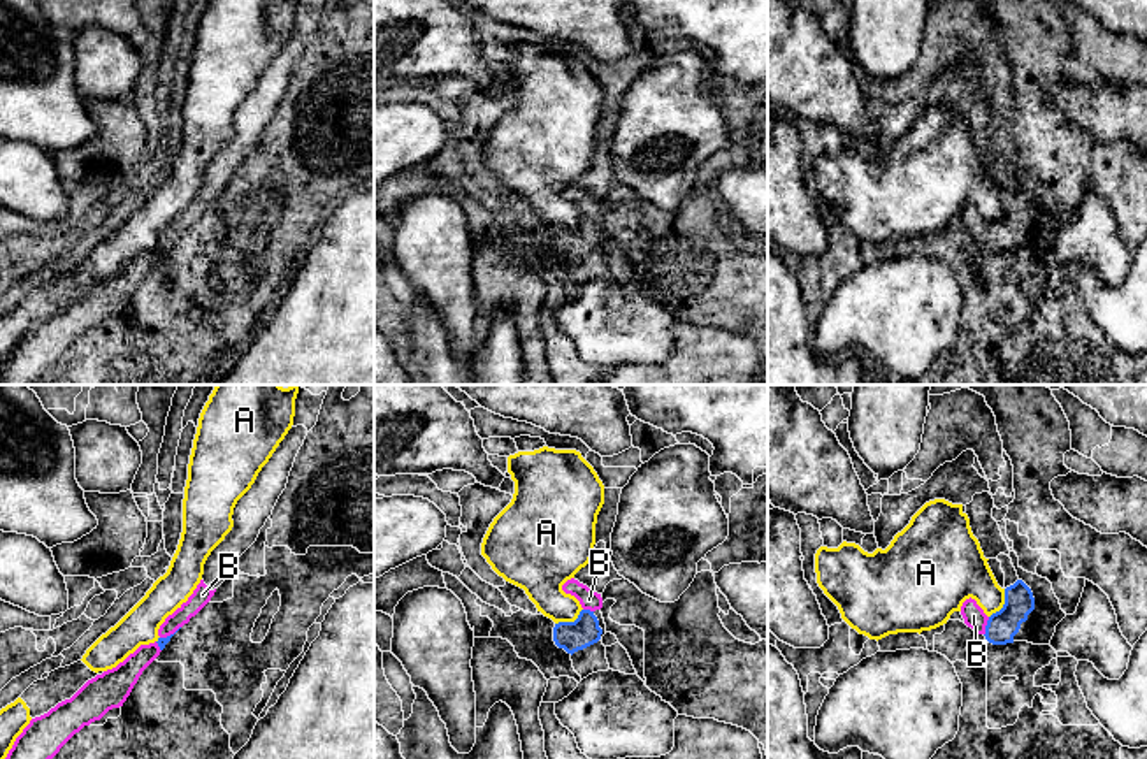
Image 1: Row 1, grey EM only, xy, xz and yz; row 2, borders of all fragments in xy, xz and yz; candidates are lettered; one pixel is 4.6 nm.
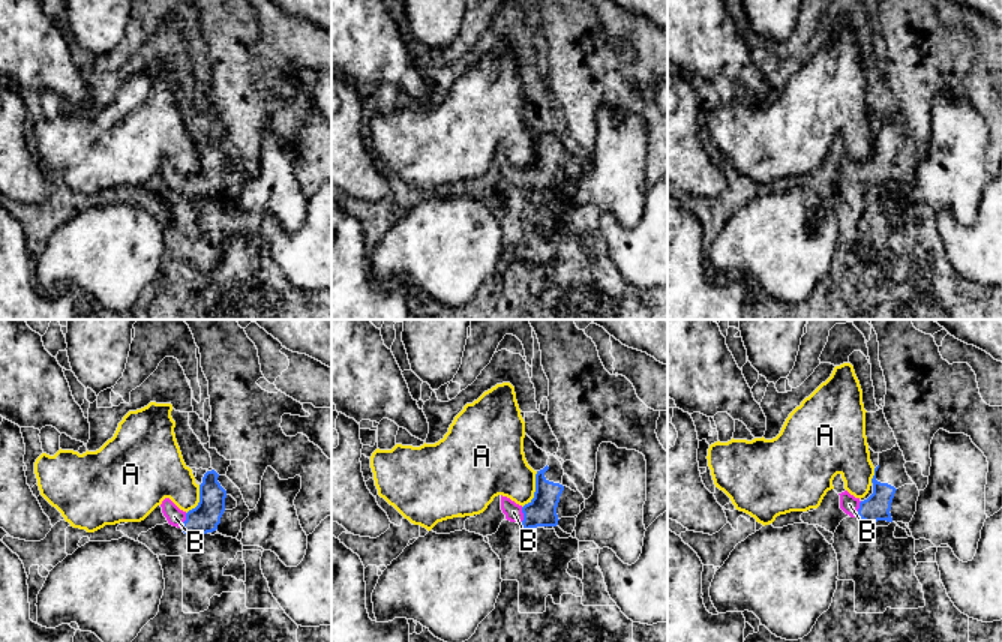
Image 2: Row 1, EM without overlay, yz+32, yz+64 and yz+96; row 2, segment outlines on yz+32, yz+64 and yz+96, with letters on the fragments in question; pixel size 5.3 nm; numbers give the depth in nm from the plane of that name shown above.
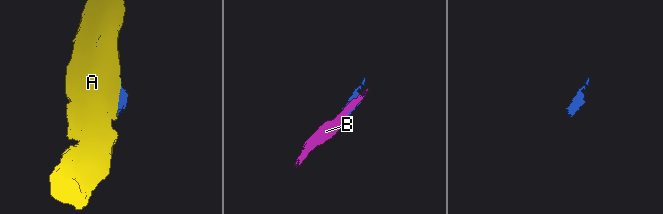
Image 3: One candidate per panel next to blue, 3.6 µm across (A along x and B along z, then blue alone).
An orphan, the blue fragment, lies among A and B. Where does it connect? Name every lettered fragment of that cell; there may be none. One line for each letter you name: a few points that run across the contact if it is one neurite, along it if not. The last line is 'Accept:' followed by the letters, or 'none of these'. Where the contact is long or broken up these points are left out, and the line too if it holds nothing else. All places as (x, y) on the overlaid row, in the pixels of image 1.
B: Line: yz (1002, 626), (986, 626), (973, 615)
Accept: B

